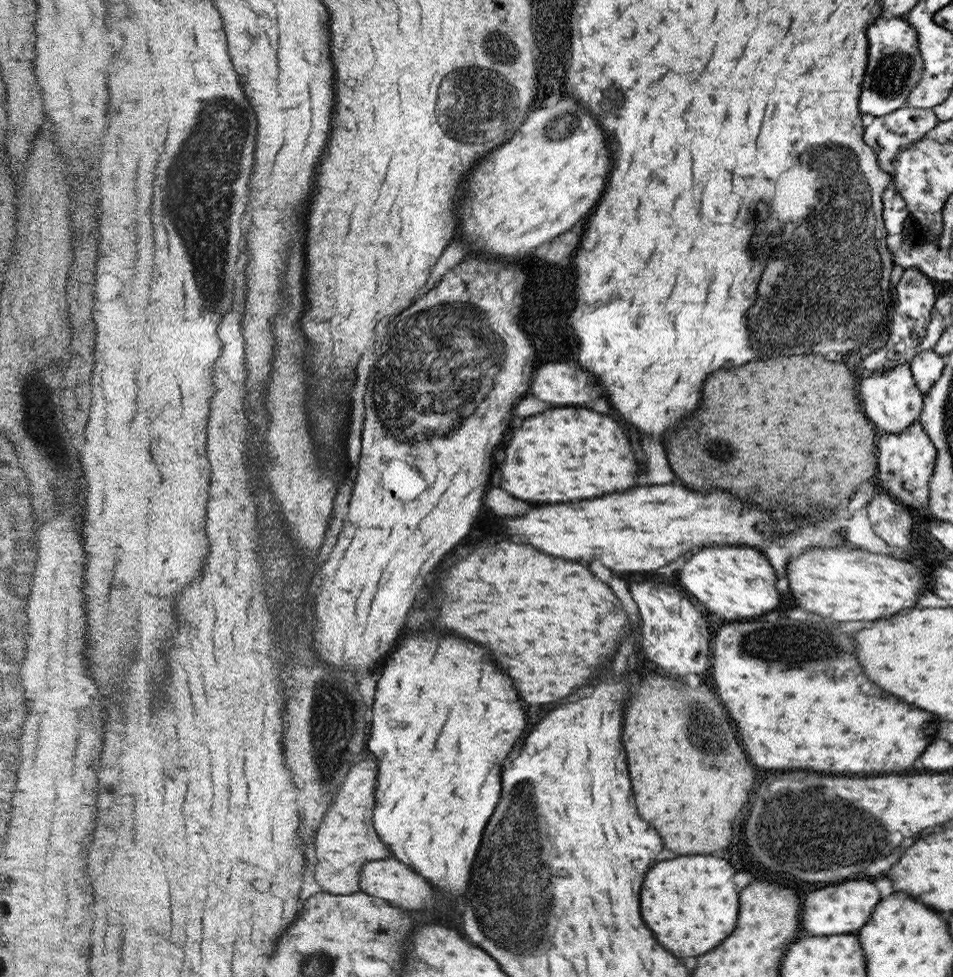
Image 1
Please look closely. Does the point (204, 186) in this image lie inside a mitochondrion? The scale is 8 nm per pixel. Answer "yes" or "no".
yes

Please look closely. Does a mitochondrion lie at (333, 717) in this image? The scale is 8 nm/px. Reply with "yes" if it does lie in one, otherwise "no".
yes

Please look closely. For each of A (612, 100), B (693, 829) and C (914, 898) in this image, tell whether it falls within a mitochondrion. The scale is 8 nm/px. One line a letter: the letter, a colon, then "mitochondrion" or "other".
A: mitochondrion
B: other
C: other

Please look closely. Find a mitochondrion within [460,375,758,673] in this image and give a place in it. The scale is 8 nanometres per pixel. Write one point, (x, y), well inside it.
(724, 446)

